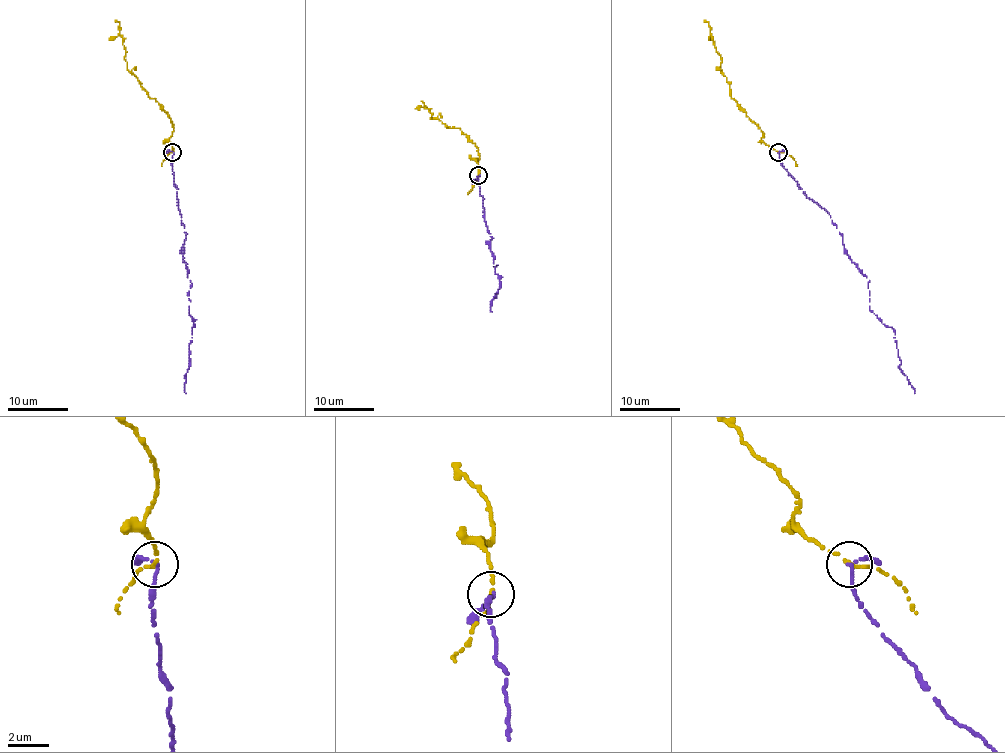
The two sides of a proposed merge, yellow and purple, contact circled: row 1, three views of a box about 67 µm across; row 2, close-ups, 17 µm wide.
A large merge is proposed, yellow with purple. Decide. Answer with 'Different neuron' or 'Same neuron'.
Same neuron

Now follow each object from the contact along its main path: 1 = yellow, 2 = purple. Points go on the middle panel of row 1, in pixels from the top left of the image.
1: (478, 175), (477, 146), (459, 128), (431, 119), (431, 113), (421, 101)
2: (480, 175), (480, 194), (492, 239), (489, 248), (498, 265), (495, 266), (499, 278), (492, 311)

